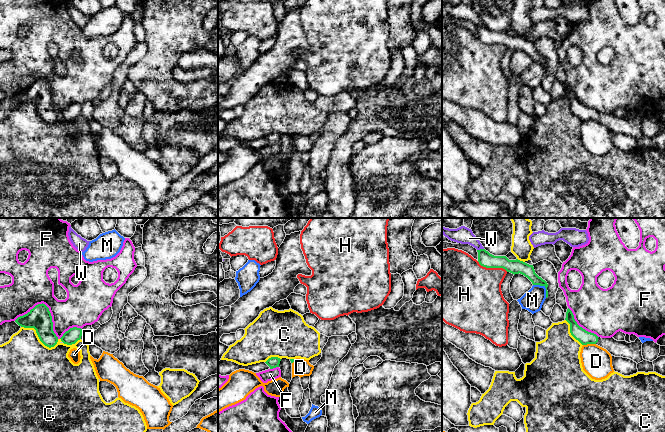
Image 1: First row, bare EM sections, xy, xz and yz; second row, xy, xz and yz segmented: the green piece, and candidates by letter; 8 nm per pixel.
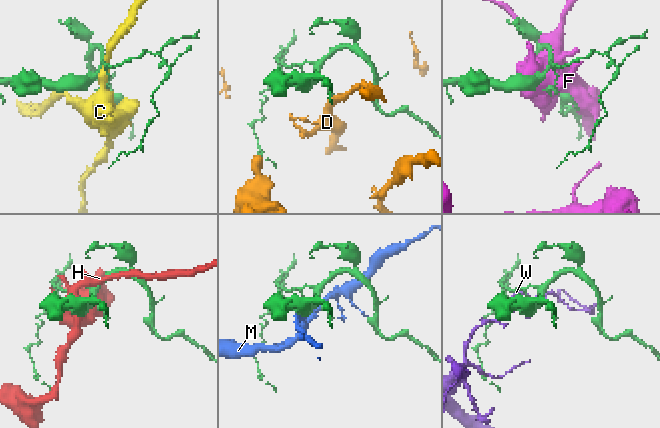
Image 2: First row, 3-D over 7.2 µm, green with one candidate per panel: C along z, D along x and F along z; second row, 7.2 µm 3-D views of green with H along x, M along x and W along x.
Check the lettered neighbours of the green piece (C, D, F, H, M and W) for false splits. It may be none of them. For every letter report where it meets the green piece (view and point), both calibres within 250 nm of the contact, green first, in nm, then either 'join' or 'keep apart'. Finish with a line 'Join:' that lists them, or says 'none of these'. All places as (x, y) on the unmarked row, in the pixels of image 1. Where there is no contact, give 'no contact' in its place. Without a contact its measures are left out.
C: contact xy (38, 112); calibres 190 and 440 nm; keep apart
D: contact yz (589, 119); calibres 110 and 240 nm; keep apart
F: contact xy (51, 93); calibres 190 and 280 nm; keep apart
H: contact yz (492, 43); calibres 120 and 440 nm; keep apart
M: contact yz (545, 63); calibres 100 and 160 nm; keep apart
W: contact yz (480, 25); calibres 120 and 140 nm; keep apart
Join: none of these

